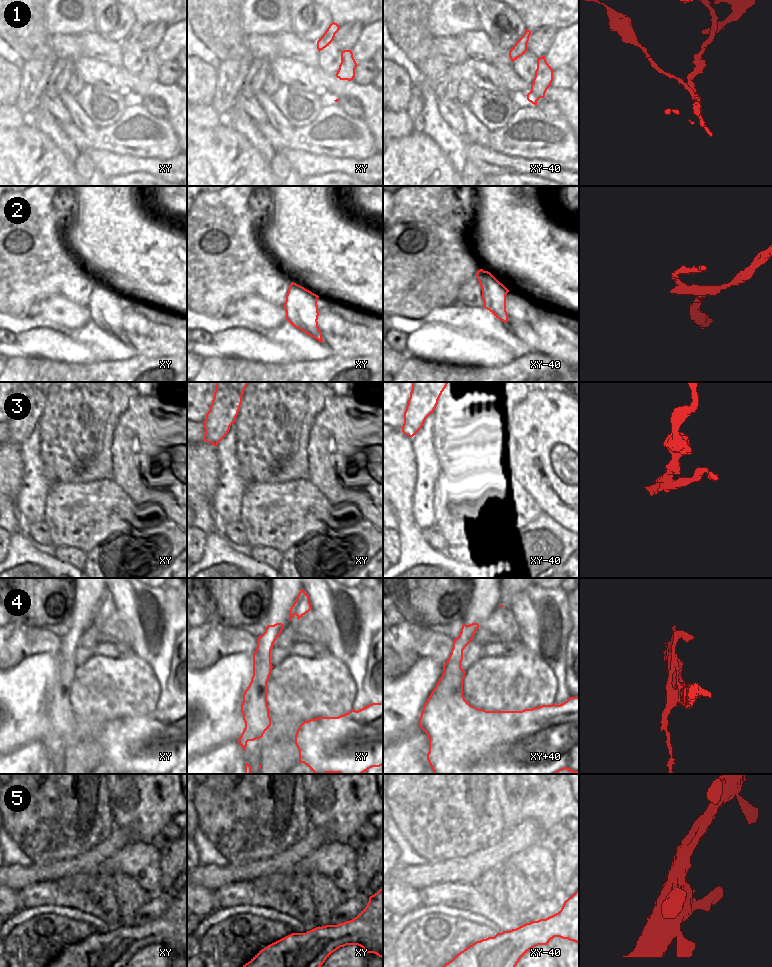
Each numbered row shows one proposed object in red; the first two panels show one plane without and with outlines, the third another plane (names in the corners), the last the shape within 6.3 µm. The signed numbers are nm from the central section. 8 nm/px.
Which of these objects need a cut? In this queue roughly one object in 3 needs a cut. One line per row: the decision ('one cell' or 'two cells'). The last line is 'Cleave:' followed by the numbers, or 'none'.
1: two cells
2: two cells
3: two cells
4: two cells
5: one cell
Cleave: 1, 2, 3, 4

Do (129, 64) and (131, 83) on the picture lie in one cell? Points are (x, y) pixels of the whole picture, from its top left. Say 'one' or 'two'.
two

